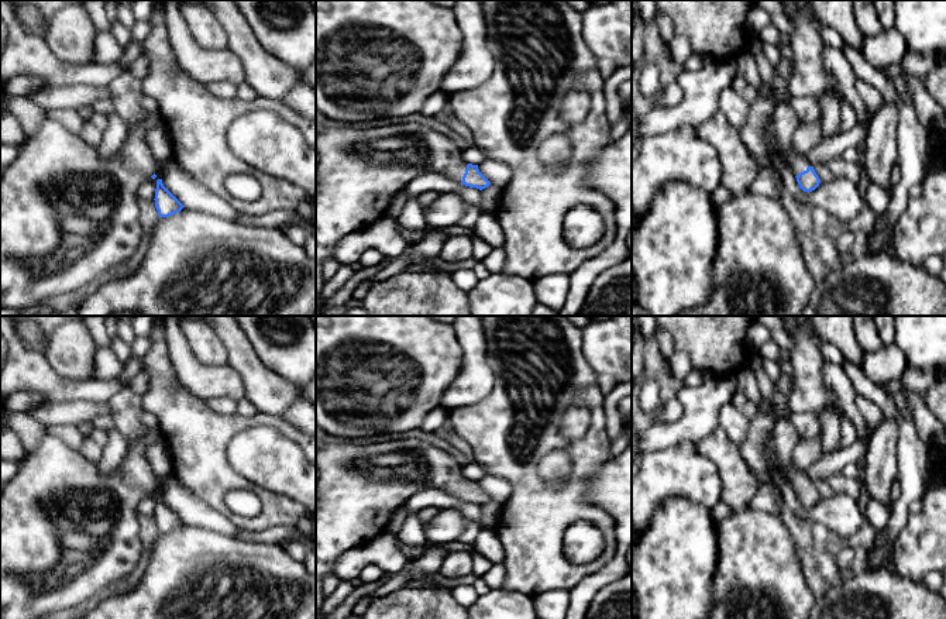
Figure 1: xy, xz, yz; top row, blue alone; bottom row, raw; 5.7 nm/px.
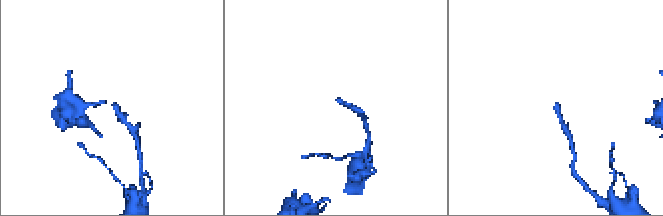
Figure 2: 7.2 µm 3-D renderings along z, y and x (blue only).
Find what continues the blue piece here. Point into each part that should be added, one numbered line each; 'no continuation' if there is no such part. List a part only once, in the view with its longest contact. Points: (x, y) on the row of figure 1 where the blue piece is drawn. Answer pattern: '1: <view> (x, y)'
1: xz (360, 169)

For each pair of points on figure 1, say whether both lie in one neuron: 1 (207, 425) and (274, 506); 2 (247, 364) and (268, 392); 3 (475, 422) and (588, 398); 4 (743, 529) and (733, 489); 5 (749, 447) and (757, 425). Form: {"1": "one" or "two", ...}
{"1": "one", "2": "one", "3": "one", "4": "two", "5": "one"}

